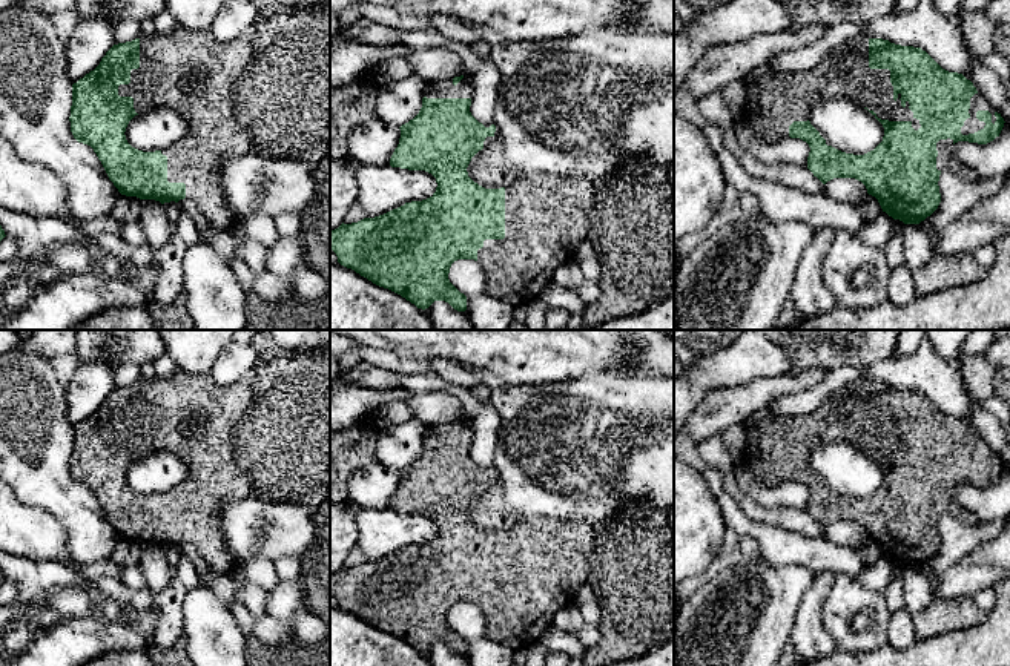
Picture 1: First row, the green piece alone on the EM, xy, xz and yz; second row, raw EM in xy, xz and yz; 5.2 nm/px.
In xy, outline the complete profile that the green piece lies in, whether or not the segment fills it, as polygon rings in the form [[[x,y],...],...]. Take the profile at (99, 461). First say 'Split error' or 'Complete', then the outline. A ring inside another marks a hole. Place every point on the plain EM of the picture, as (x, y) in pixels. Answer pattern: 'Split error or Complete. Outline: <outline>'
Split error. Outline: [[[183,371],[114,388],[94,414],[72,428],[71,476],[78,486],[94,493],[121,539],[161,548],[186,542],[218,574],[230,574],[235,562],[224,542],[219,511],[224,503],[241,499],[241,491],[232,483],[232,445],[226,434],[244,411],[249,393],[246,378],[221,387],[210,374]],[[158,450],[183,459],[189,467],[187,480],[164,494],[132,491],[124,479],[129,465]]]

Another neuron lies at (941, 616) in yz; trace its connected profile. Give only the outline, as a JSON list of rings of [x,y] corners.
[[[936,597],[923,612],[913,617],[916,641],[927,640],[950,631],[967,629],[981,625],[987,612],[973,597],[941,598]]]

